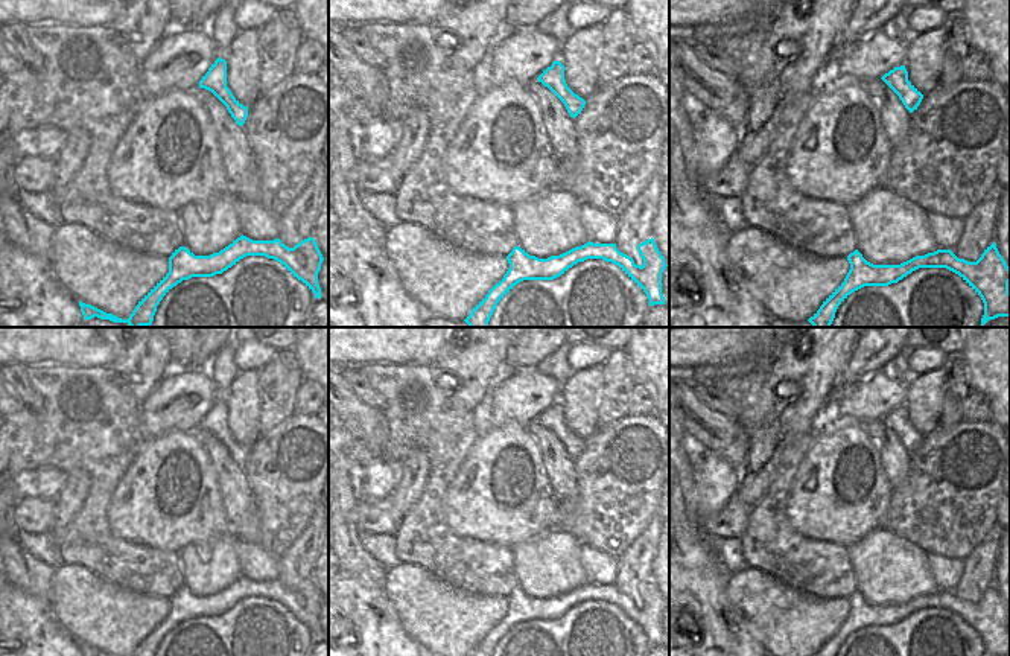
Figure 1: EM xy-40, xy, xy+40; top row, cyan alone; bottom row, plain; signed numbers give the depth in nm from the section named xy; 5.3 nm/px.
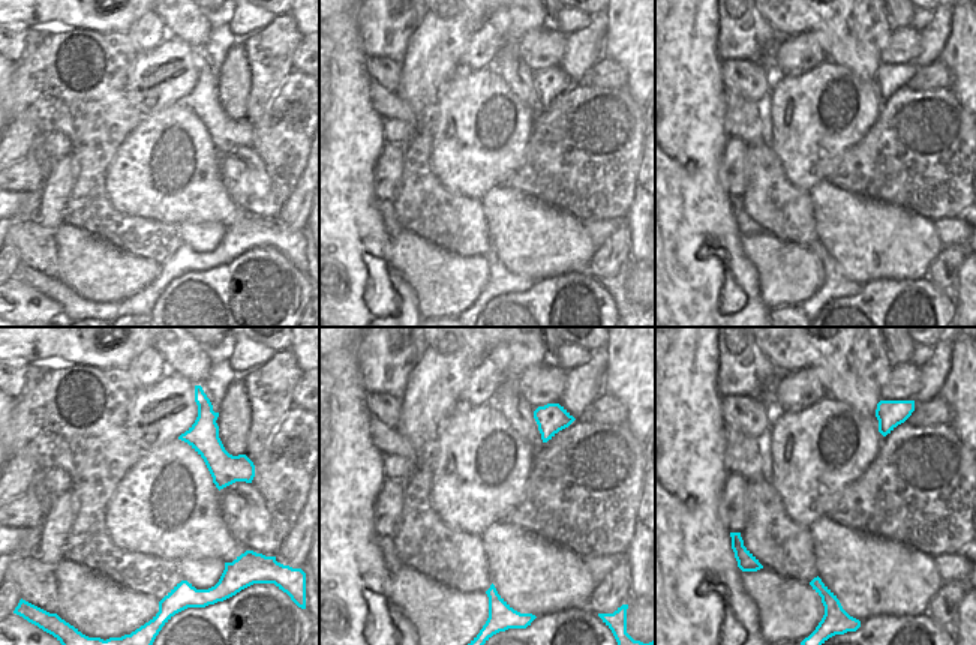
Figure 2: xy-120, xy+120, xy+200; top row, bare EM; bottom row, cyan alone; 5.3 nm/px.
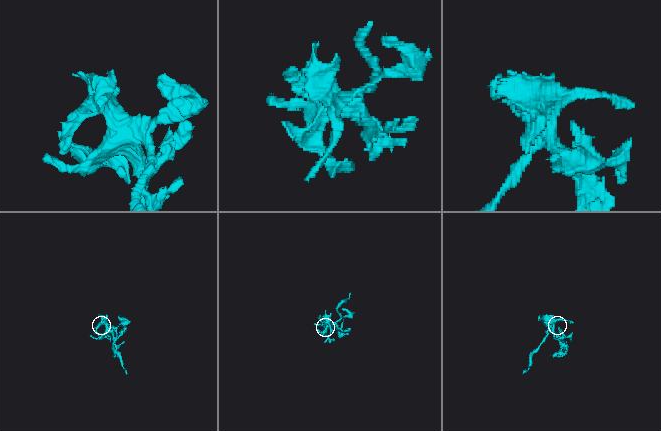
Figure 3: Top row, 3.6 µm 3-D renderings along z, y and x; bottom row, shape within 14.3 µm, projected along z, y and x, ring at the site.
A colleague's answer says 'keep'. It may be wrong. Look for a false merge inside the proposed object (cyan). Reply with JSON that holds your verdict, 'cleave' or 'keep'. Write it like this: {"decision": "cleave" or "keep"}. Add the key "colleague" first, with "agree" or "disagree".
{"colleague": "disagree", "decision": "cleave"}

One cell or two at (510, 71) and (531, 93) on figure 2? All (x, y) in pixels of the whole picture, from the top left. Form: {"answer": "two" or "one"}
{"answer": "one"}

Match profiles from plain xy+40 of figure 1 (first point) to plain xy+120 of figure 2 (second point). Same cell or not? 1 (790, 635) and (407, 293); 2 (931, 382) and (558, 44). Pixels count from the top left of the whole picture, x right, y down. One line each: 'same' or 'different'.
1: different
2: different

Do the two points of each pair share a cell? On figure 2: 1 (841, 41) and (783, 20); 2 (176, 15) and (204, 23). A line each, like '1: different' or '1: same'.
1: same
2: same

